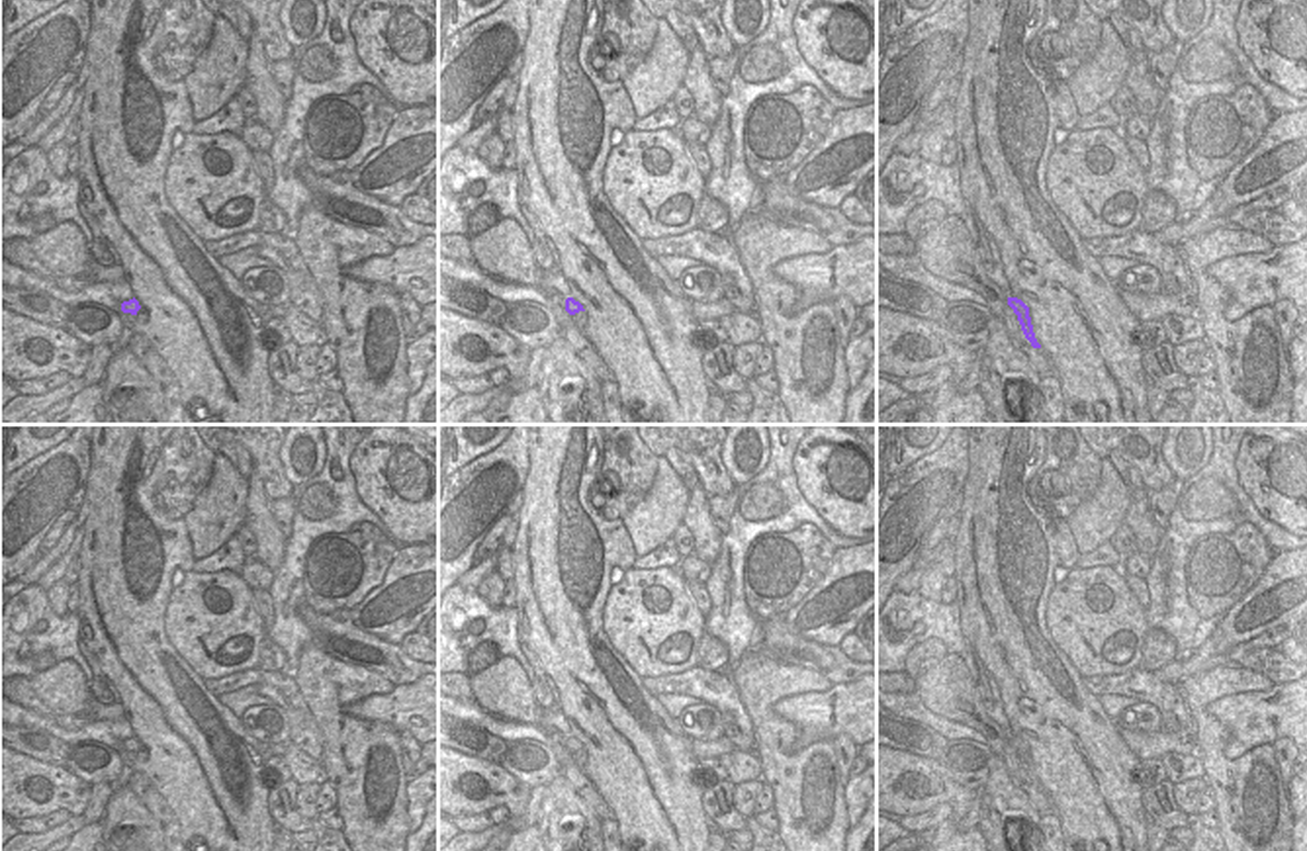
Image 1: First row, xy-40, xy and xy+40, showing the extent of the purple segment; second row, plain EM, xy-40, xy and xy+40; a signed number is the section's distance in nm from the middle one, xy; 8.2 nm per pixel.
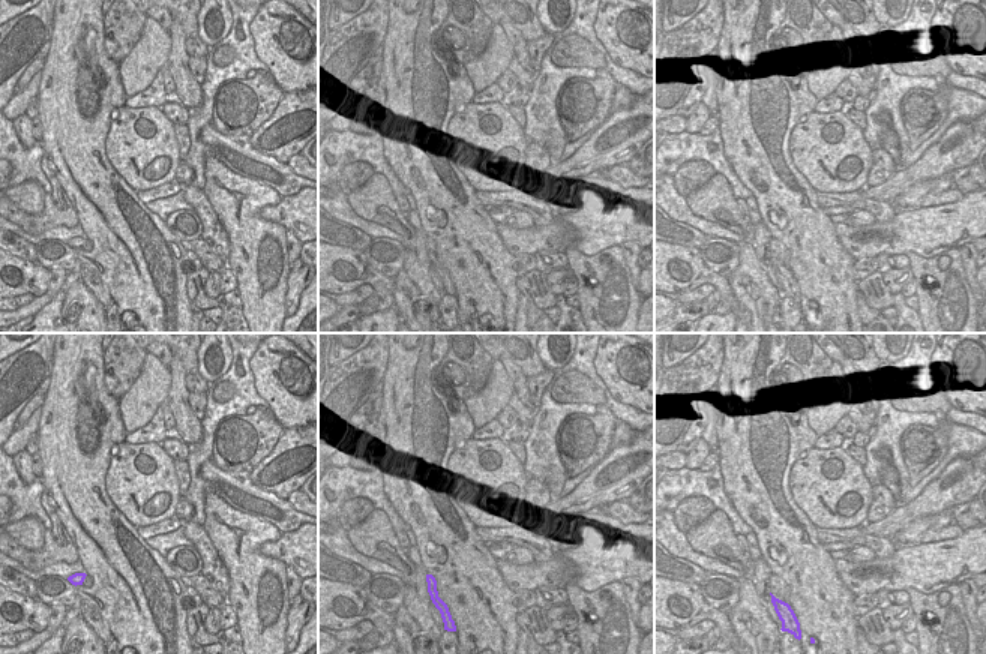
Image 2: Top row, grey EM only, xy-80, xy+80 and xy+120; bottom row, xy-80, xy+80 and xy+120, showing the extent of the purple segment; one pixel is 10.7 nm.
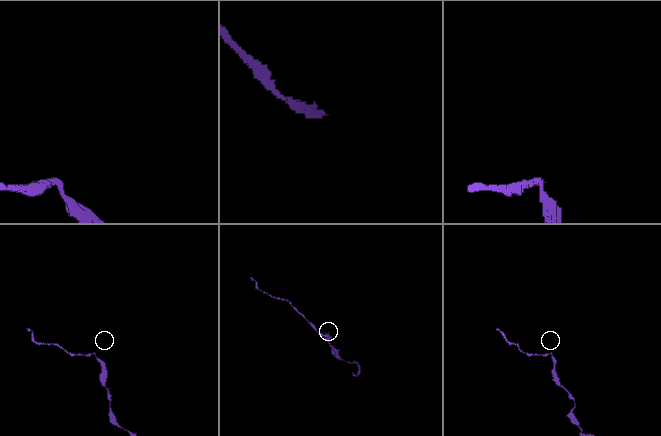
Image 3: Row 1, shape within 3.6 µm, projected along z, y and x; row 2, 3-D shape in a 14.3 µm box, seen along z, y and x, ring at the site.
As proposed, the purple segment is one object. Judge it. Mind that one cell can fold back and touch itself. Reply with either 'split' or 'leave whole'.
split

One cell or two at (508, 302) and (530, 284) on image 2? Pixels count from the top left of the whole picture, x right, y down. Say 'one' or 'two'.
two

